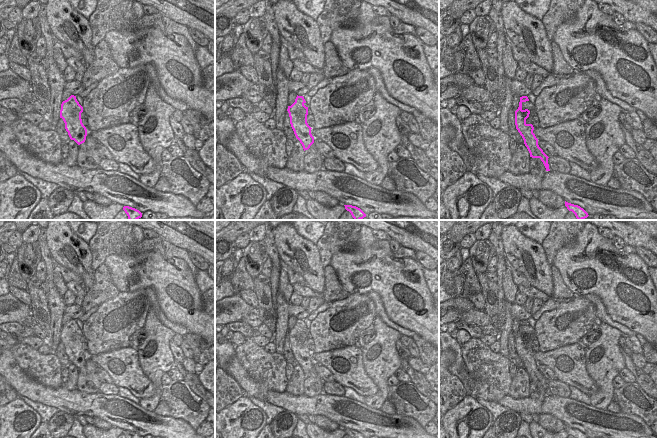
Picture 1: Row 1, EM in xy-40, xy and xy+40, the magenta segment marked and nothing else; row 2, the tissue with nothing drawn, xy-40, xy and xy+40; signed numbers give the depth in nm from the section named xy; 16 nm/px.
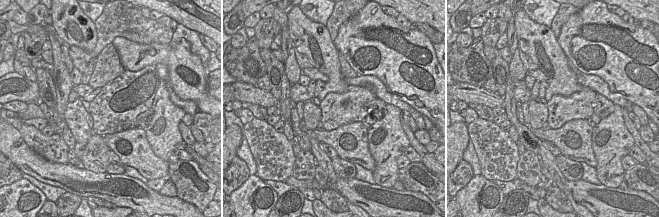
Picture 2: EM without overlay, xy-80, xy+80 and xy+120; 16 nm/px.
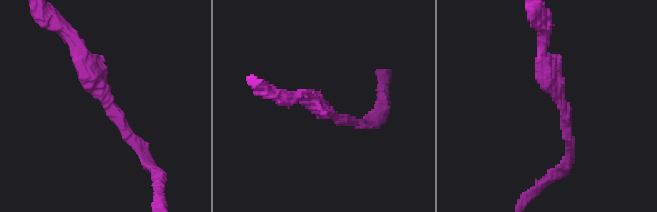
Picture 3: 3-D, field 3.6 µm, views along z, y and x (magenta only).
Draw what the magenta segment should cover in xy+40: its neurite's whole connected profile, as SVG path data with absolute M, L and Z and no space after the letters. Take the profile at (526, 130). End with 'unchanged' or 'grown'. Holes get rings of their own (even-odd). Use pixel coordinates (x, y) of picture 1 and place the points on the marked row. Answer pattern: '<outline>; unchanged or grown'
M527 96L520 97L519 107L515 111L515 125L516 129L522 136L524 144L527 147L530 157L540 158L543 162L546 171L550 171L548 164L548 156L543 152L543 150L538 145L538 139L533 133L534 127L532 124L527 124L526 119L529 117L530 111L528 109L522 109L522 103L529 101Z; unchanged

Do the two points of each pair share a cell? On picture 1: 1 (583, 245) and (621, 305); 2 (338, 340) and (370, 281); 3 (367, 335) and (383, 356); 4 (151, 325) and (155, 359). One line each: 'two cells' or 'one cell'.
1: one cell
2: two cells
3: two cells
4: one cell

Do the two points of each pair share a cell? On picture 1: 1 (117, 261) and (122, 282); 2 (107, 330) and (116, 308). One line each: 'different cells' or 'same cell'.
1: same cell
2: same cell

